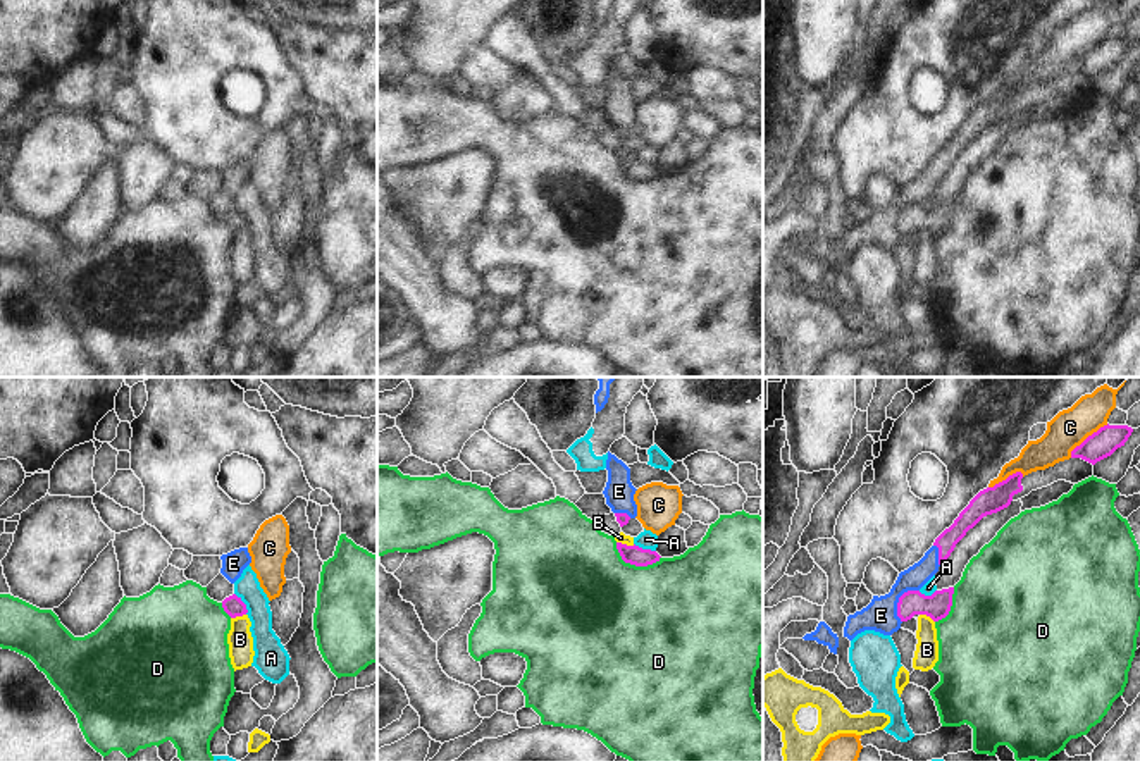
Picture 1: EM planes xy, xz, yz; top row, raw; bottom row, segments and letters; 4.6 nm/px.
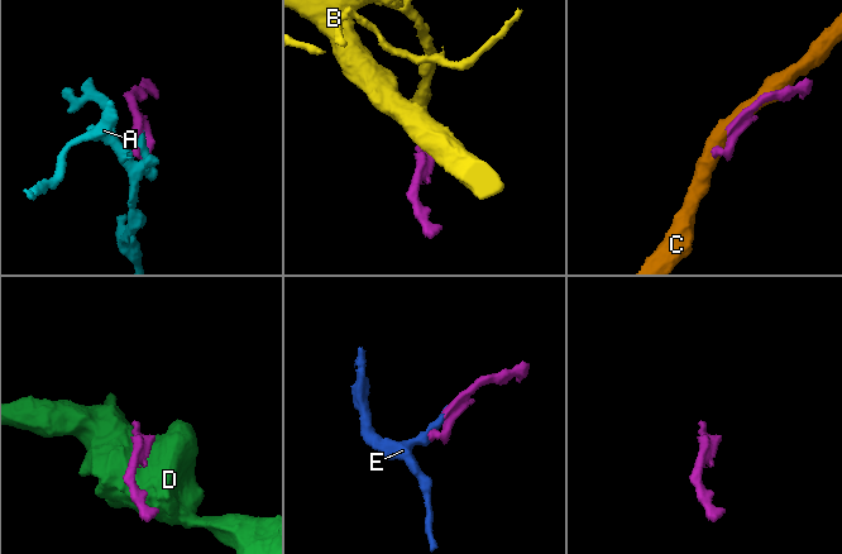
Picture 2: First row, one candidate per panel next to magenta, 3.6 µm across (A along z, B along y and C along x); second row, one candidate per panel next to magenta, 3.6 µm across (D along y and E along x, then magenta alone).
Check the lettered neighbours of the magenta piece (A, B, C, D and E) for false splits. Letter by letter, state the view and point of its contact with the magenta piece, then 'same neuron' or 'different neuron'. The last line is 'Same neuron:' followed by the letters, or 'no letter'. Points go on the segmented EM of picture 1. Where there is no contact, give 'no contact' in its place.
A: xy (243, 603) | different neuron
B: xy (238, 615) | different neuron
C: yz (1089, 436) | different neuron
D: xz (634, 563) | different neuron
E: yz (899, 601) | same neuron
Same neuron: E

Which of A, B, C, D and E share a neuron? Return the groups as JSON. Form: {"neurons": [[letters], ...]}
{"neurons": [["A"], ["B"], ["C"], ["D"], ["E"]]}

